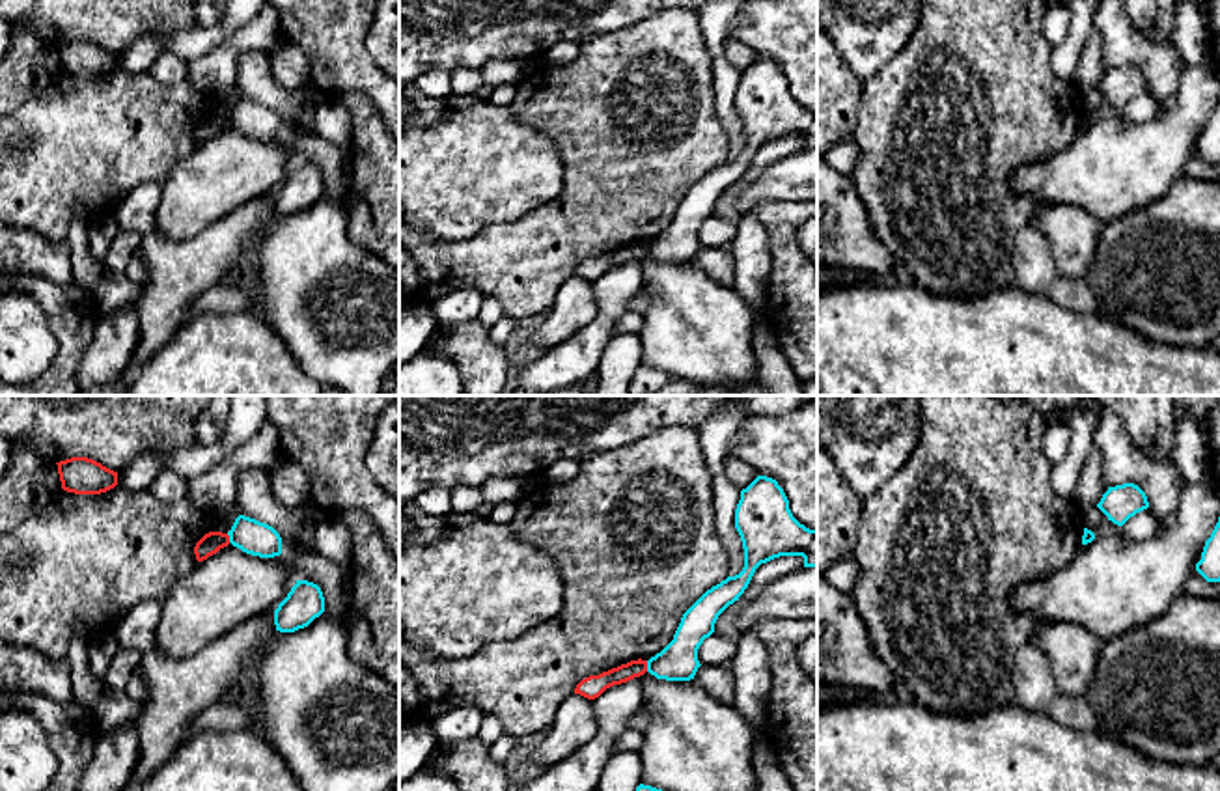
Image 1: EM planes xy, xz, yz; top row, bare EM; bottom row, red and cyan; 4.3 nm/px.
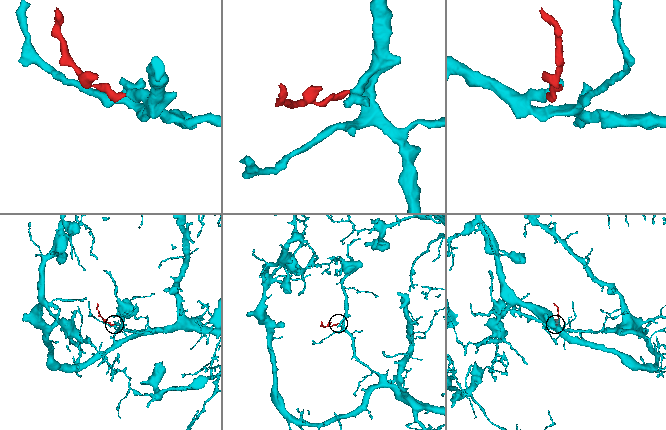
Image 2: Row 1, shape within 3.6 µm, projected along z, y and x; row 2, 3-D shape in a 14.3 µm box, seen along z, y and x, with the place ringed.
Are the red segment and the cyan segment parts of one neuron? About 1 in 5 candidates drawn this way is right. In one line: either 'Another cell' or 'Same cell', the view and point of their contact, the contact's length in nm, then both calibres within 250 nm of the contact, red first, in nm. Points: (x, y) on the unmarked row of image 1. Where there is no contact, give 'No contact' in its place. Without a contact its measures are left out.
Another cell. Touches red at xz (646, 249). Shared border 50 nm. Thickness 100 nm (red) against 170 nm

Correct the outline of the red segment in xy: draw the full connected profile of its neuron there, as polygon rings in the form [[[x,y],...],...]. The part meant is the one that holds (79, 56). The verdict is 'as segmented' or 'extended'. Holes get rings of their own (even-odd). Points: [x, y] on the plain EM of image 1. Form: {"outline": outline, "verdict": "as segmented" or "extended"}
{"outline": [[[88,39],[56,45],[62,71],[75,76],[101,76],[118,67],[118,54]]], "verdict": "as segmented"}

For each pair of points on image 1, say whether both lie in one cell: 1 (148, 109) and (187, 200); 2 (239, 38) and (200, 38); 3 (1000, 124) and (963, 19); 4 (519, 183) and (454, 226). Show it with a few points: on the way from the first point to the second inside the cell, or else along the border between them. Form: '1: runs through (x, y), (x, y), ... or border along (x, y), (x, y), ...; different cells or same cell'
1: border along (198, 144), (181, 153), (161, 181); different cells
2: border along (252, 19), (191, 62); different cells
3: runs through (976, 97), (976, 45); same cell
4: runs through (502, 183), (495, 183), (469, 209); same cell

